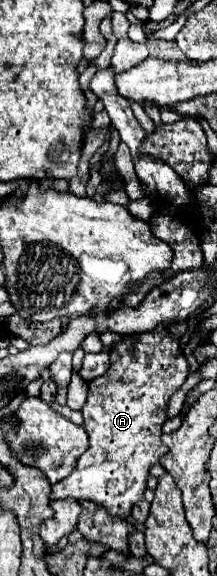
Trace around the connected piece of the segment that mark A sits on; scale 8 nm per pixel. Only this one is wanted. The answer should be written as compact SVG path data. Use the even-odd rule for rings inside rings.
M158 325L152 333L142 335L126 335L122 343L118 343L110 351L110 369L90 381L90 393L86 405L82 407L84 423L82 427L88 433L90 447L78 459L76 469L64 479L52 485L50 499L88 499L96 505L104 507L110 517L128 519L132 515L132 507L144 497L146 481L150 477L152 465L160 463L160 457L168 451L168 447L160 441L162 423L166 421L166 403L172 393L186 381L188 377L188 361L180 349L180 337L172 337L168 327Z

